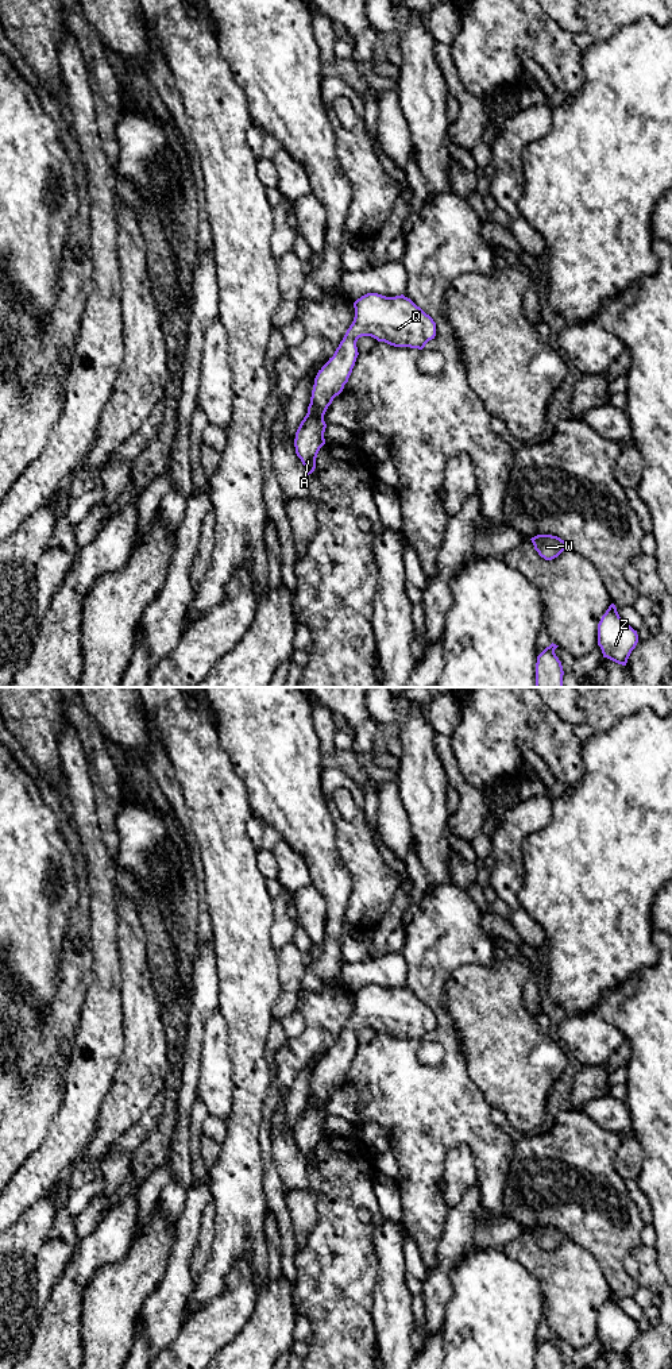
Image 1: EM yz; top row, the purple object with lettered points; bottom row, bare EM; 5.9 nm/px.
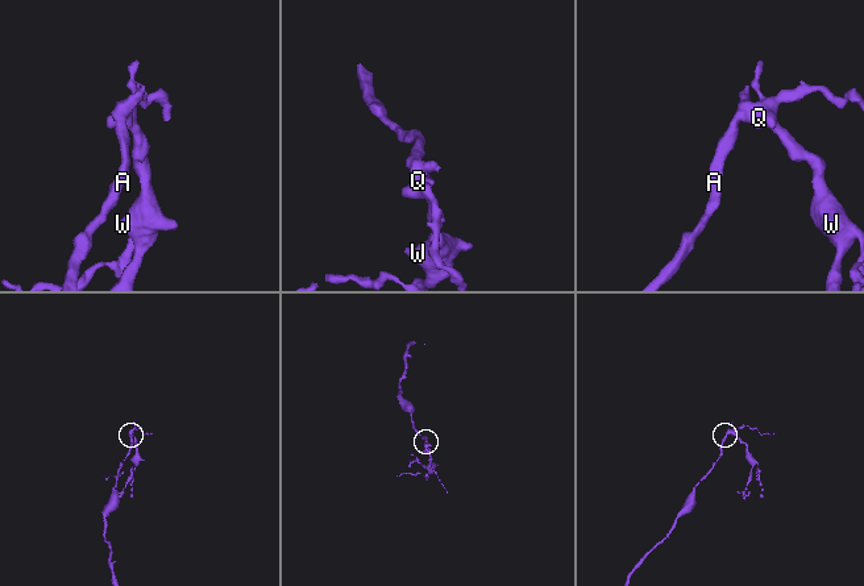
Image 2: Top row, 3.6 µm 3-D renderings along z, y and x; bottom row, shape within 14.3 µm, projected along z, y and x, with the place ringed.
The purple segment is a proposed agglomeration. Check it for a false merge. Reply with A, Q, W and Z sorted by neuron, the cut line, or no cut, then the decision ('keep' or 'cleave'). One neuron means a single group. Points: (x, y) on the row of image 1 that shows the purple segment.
A Q W Z; no cut; keep

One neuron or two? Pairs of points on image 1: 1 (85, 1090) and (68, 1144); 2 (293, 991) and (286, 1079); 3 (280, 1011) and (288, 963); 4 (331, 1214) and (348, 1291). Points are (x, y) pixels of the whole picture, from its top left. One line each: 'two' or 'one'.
1: one
2: two
3: one
4: one

